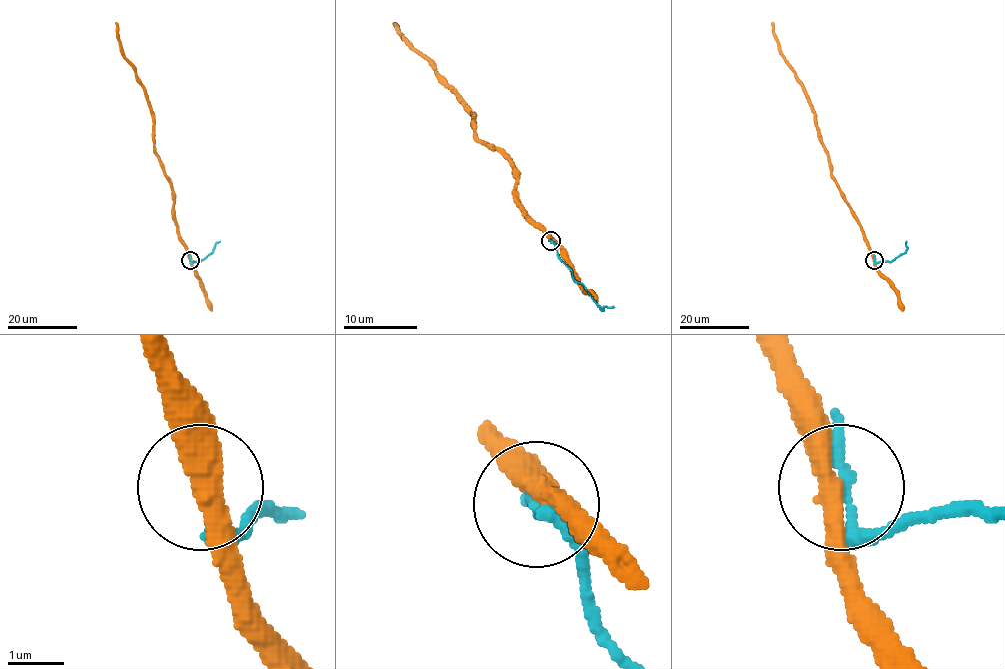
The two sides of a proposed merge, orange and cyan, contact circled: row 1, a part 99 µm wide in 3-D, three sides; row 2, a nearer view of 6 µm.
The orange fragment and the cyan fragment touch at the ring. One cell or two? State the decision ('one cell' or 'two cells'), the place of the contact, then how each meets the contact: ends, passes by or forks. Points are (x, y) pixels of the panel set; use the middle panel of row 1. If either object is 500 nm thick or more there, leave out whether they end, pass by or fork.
two cells; at (550, 241); orange passes by; cyan passes by

